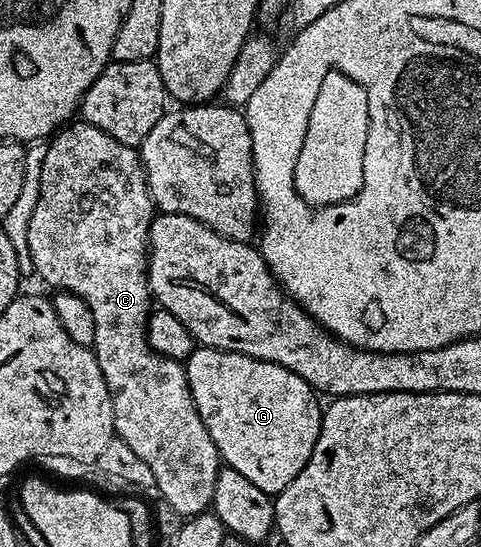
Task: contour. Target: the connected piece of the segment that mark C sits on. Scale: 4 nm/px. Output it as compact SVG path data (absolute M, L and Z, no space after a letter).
M82 120L75 121L64 125L46 143L47 151L45 152L44 163L41 164L40 196L37 197L37 206L33 209L28 230L28 248L33 260L34 273L38 277L43 277L49 285L56 286L54 288L56 291L76 294L85 300L85 304L89 304L89 312L93 312L95 359L101 368L101 376L105 376L105 384L109 388L117 437L125 440L125 444L129 444L129 448L133 448L135 455L141 456L141 460L145 460L145 464L149 464L149 468L153 472L158 497L167 502L169 508L173 508L173 512L184 516L201 514L210 507L213 500L213 484L221 465L221 459L213 444L213 436L209 436L209 432L197 412L197 404L193 404L193 396L189 392L189 380L184 363L161 356L156 350L151 349L147 339L147 318L153 309L151 289L147 283L147 237L149 236L151 219L155 217L157 211L155 201L151 199L151 193L147 187L147 177L143 171L143 159L136 147L121 144L121 140L113 140L113 136L101 132L101 128L93 128L93 124Z

